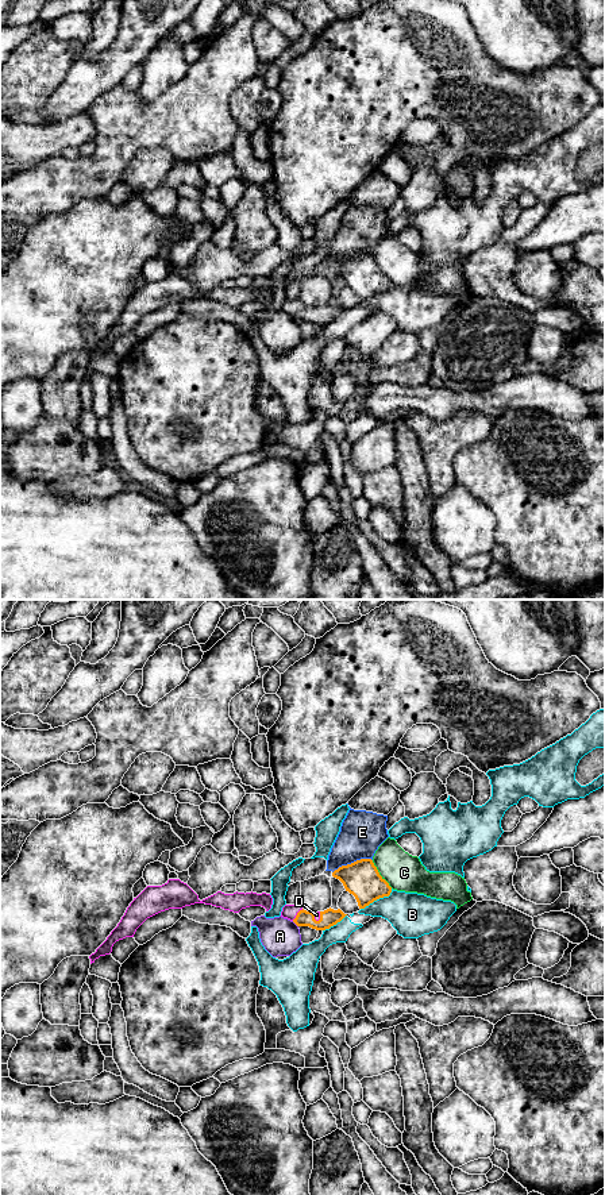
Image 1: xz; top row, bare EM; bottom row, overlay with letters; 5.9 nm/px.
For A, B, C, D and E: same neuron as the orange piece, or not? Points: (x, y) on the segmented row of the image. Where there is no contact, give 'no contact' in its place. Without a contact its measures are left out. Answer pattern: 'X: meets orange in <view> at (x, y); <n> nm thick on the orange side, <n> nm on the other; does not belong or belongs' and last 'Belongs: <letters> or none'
A: meets orange in xz at (295, 922); 110 nm thick on the orange side, 220 nm on the other; does not belong
B: meets orange in xz at (377, 898); 220 nm thick on the orange side, 260 nm on the other; does not belong
C: meets orange in xz at (378, 874); 220 nm thick on the orange side, 220 nm on the other; does not belong
D: meets orange in xz at (297, 914); 110 nm thick on the orange side, 90 nm on the other; belongs
E: meets orange in xz at (351, 863); 220 nm thick on the orange side, 260 nm on the other; does not belong
Belongs: D

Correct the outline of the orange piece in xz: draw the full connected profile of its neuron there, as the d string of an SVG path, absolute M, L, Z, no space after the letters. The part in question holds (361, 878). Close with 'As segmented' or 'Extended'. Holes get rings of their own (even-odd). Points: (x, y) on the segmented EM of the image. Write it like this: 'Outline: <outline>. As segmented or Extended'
Outline: M361 859L342 866L332 872L332 876L339 879L346 891L355 897L359 909L365 909L392 893L392 887L379 875L371 859Z. As segmented

